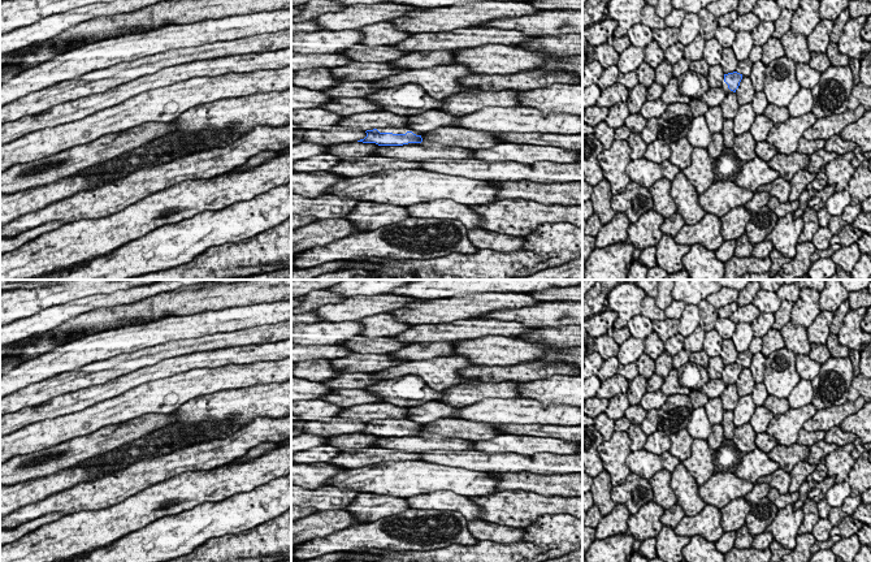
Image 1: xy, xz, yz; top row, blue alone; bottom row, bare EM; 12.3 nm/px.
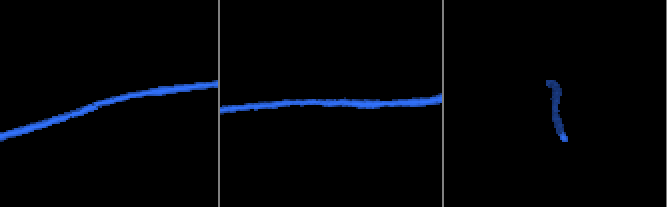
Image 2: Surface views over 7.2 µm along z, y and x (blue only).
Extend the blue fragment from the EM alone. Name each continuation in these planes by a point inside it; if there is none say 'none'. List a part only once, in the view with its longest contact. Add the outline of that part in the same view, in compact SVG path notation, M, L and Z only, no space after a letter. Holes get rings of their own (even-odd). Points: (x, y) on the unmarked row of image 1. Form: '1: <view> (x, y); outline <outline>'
1: xz (395, 422); outline M377 419L380 424L393 424L393 425L406 425L407 423L412 423L416 427L422 427L422 424L408 420L408 419Z

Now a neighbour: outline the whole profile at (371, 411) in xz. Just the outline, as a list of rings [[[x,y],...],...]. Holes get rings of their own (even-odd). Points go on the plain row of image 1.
[[[367,403],[361,406],[346,407],[335,418],[351,419],[360,423],[377,419],[407,419],[407,407],[391,403]]]

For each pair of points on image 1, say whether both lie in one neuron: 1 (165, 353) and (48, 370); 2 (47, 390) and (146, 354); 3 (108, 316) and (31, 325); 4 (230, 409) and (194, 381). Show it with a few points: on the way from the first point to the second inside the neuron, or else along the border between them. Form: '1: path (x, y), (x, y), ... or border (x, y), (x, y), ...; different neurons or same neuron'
1: border (116, 354), (59, 375); different neurons
2: path (72, 380), (121, 364); same neuron
3: border (94, 310), (69, 318), (56, 327); different neurons
4: border (239, 387), (195, 396), (181, 405); different neurons

